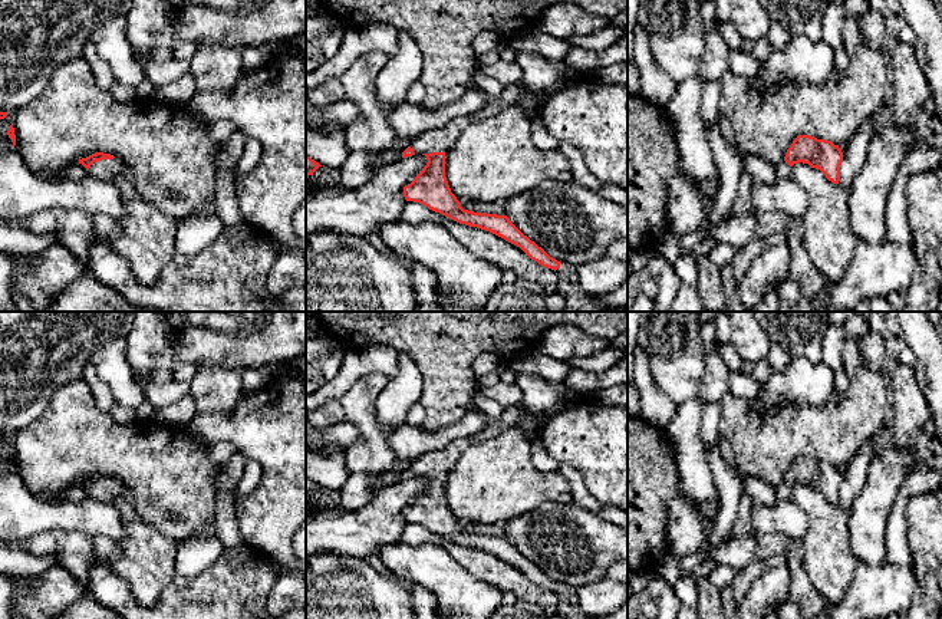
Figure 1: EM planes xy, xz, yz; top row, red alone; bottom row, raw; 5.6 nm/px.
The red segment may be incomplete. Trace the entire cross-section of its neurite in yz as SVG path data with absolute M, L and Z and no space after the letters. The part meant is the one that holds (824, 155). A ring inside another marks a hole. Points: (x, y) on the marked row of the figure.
M798 135L787 149L784 159L775 165L778 177L791 177L791 167L798 162L820 169L833 184L839 184L840 181L843 152L831 141Z

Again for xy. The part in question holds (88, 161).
M96 152L79 159L79 164L89 171L89 175L102 181L112 182L119 175L132 181L132 174L126 164L111 154Z

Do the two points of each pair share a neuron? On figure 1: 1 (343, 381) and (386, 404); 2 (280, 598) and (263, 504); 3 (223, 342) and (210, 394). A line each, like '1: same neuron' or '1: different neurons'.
1: different neurons
2: different neurons
3: different neurons

